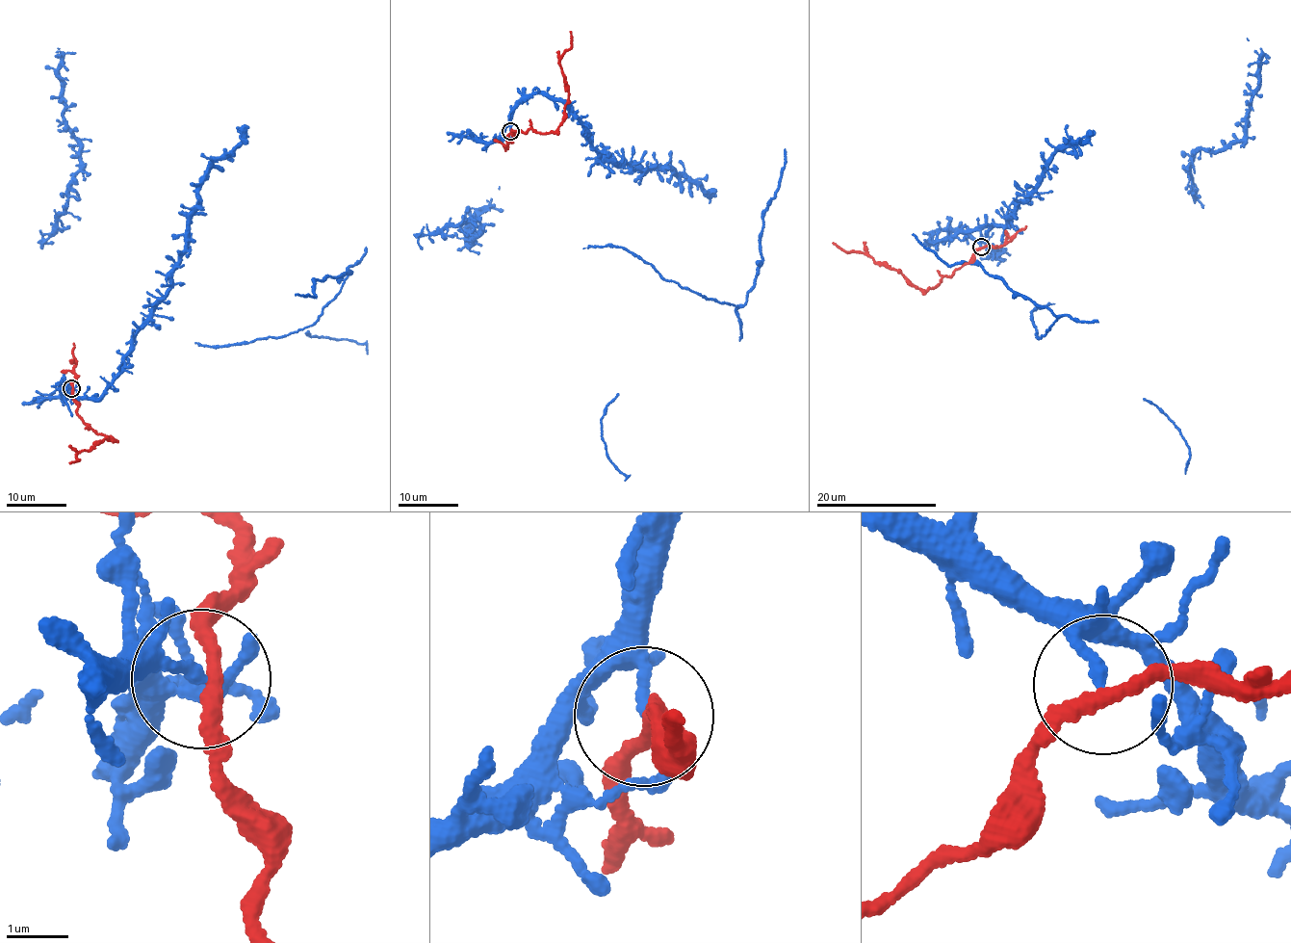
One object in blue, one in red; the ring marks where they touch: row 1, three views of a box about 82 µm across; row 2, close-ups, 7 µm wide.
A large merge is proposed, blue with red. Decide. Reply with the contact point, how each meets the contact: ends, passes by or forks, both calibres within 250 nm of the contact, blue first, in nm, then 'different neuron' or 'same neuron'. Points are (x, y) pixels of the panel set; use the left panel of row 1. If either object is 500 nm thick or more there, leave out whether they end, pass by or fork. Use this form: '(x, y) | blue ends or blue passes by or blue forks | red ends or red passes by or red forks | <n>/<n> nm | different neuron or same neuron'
(71, 388) | blue ends | red passes by | 170/220 nm | different neuron

